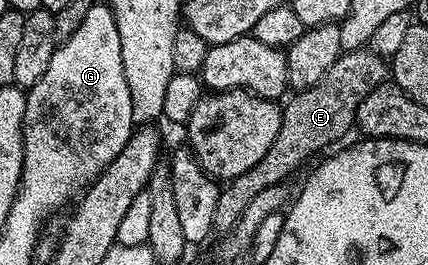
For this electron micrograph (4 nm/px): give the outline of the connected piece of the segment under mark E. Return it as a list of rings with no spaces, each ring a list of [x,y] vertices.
[[[362,47],[354,52],[341,54],[338,62],[334,62],[334,66],[326,70],[326,78],[322,78],[322,82],[312,88],[297,91],[296,97],[288,105],[283,105],[284,121],[282,126],[278,126],[278,138],[270,142],[270,150],[266,150],[264,157],[254,162],[254,166],[250,166],[246,174],[227,181],[221,187],[218,206],[214,209],[213,229],[220,234],[231,231],[238,218],[242,218],[242,210],[246,210],[246,206],[254,202],[255,196],[266,190],[266,186],[284,184],[287,176],[298,171],[311,156],[319,157],[325,150],[333,147],[331,144],[335,140],[340,140],[348,131],[353,131],[362,98],[366,98],[370,90],[385,83],[389,76],[390,68],[385,57],[377,56],[367,47]]]

